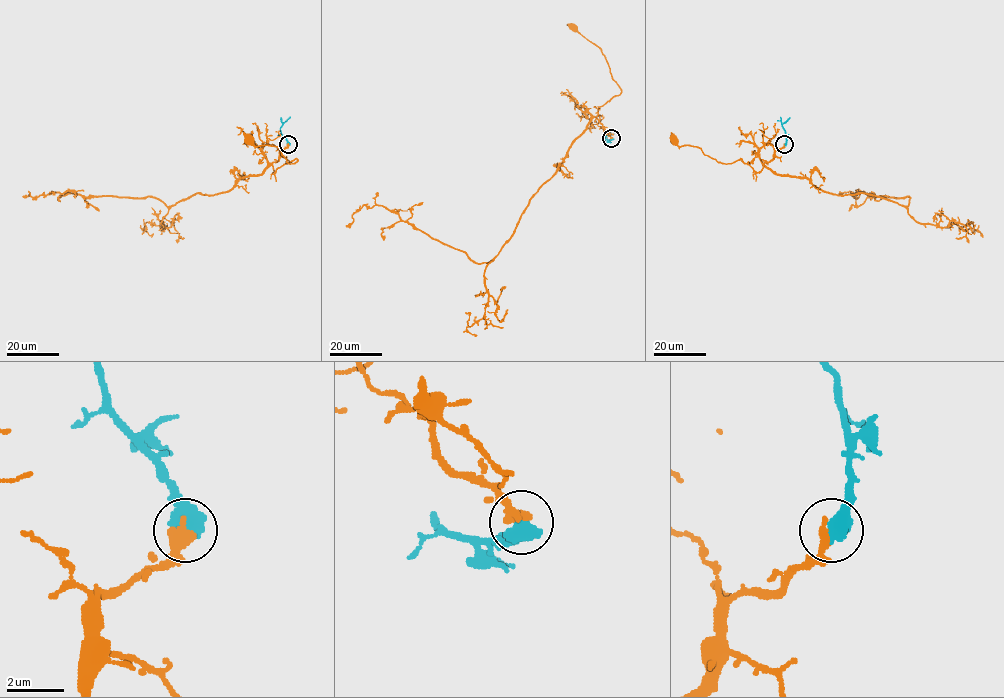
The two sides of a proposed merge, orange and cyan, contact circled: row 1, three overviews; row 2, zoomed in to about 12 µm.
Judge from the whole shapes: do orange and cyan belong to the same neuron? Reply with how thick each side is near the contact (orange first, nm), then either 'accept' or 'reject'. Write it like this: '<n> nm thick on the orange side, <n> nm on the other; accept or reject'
440 nm thick on the orange side, 700 nm on the other; reject

